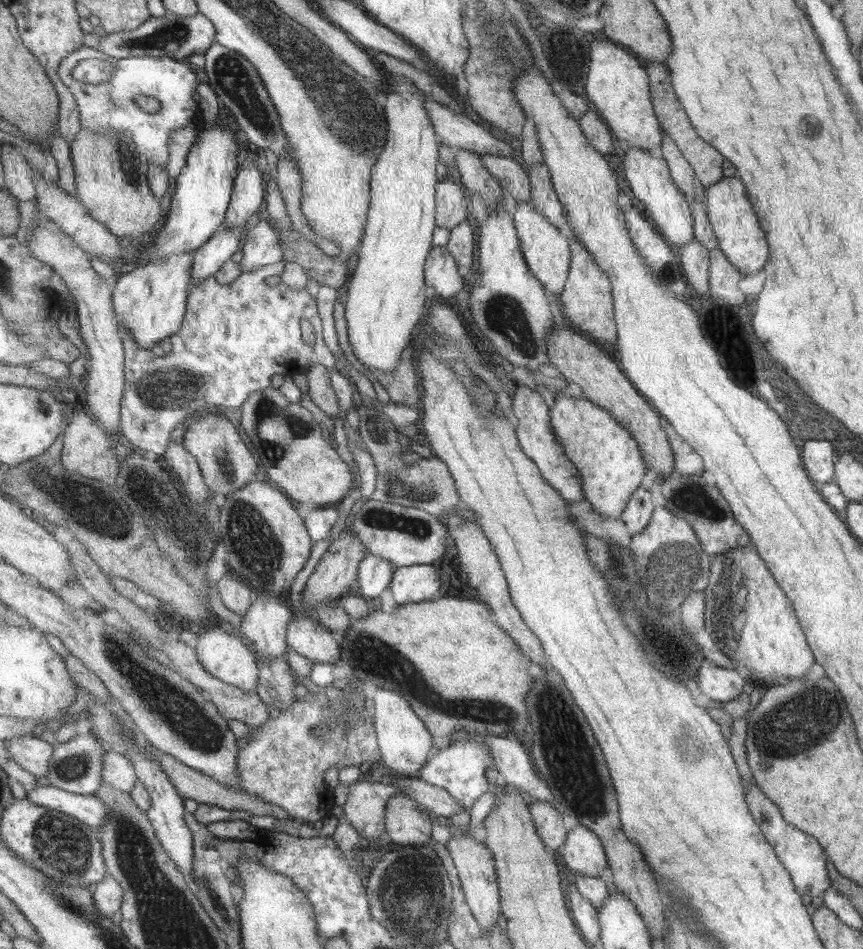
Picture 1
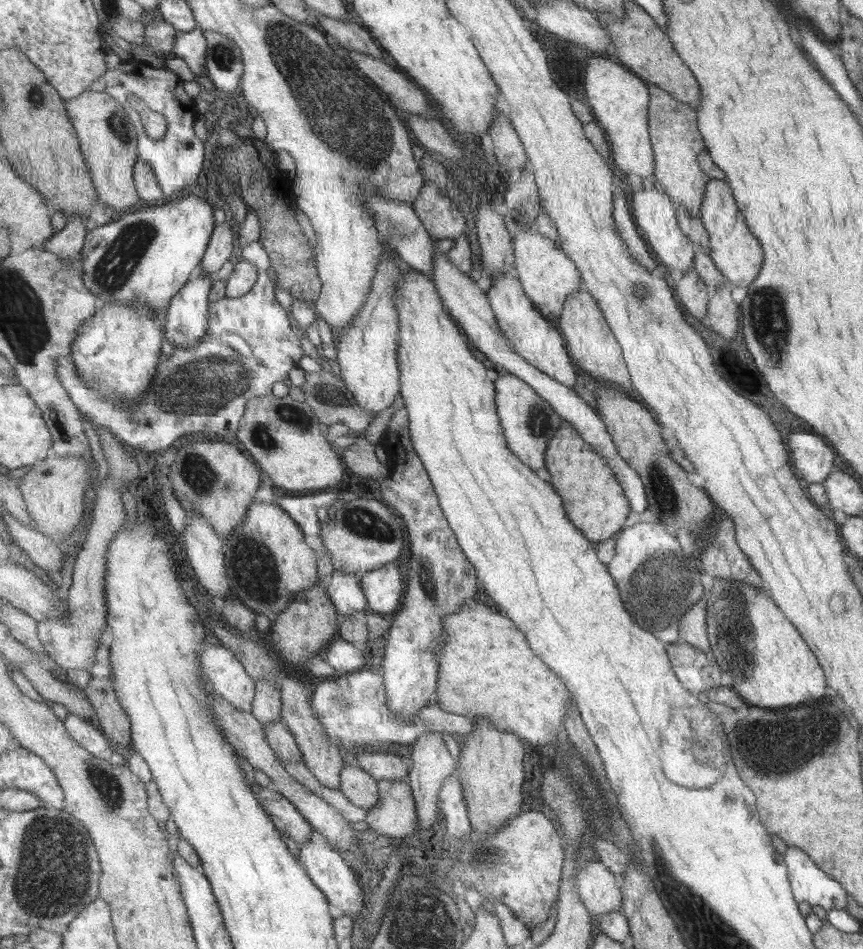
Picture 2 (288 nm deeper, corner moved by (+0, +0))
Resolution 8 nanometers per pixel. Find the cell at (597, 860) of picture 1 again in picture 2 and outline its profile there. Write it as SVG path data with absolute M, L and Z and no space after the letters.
M601 860L585 864L577 872L577 892L595 918L623 910L623 890L619 878Z

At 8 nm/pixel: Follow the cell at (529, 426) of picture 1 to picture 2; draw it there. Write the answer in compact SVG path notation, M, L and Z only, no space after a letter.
M497 370L499 378L495 380L497 384L497 410L501 416L501 424L505 428L505 436L509 440L509 448L535 472L547 468L547 450L551 440L557 436L557 432L563 426L561 414L547 402L529 382L521 380L515 374L507 374L503 370Z

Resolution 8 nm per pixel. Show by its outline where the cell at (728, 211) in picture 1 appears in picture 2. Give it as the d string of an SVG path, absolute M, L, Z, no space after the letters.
M711 180L705 192L705 206L703 206L703 216L701 216L705 228L711 234L711 256L715 260L715 264L719 266L719 270L725 274L727 282L733 286L745 286L749 288L751 282L755 280L757 272L761 270L761 262L763 262L763 250L759 240L749 232L737 200L733 196L733 190L727 182L723 180Z

